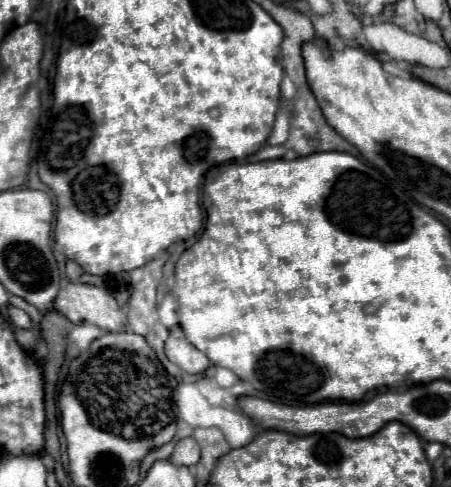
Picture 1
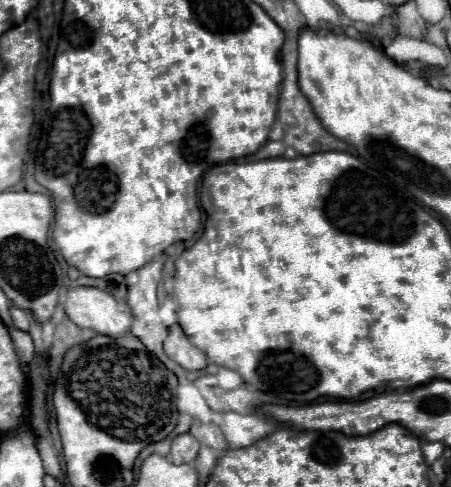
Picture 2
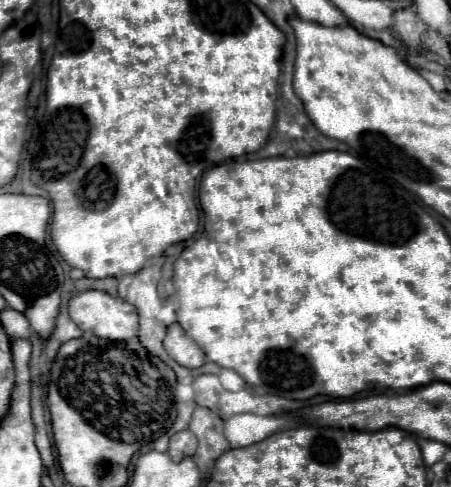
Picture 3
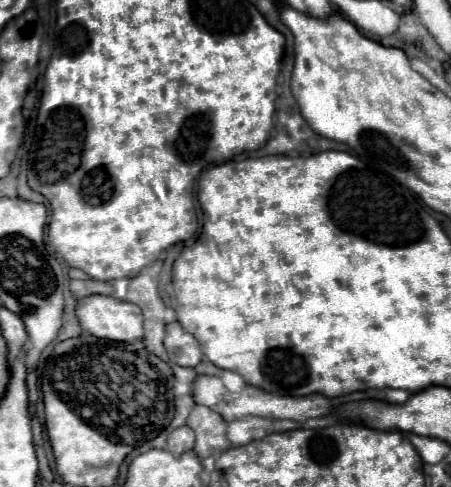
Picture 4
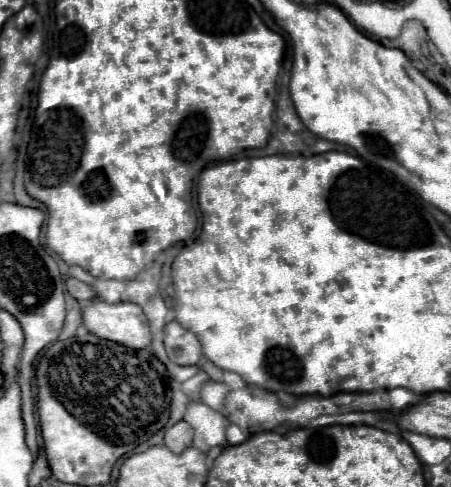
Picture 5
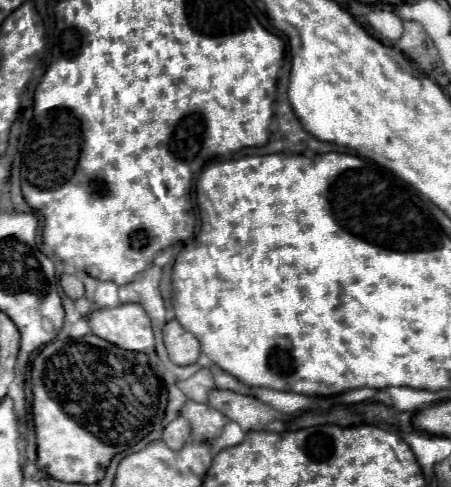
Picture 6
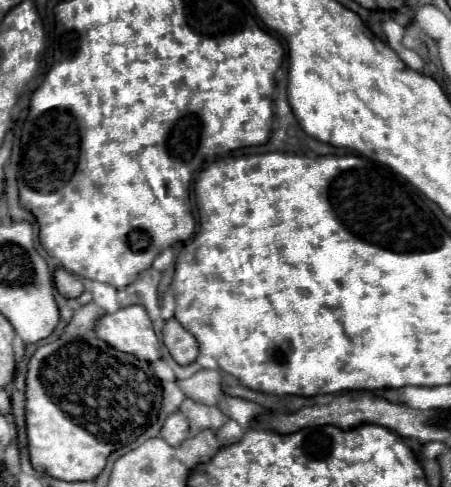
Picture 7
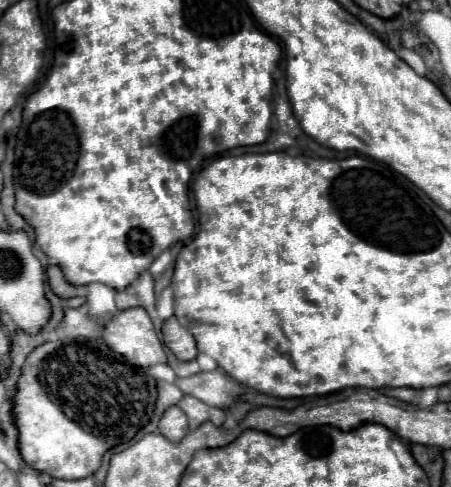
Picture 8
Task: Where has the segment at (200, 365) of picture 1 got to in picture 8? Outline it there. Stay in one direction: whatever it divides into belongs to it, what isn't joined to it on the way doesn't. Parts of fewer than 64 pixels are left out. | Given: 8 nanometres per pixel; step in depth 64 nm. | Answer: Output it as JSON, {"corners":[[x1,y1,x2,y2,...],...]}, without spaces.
{"corners":[[174,316,164,322,162,336,164,336,164,344,172,350,172,354,178,360,188,362,188,360,194,360,196,358,198,350,196,350,194,336]]}

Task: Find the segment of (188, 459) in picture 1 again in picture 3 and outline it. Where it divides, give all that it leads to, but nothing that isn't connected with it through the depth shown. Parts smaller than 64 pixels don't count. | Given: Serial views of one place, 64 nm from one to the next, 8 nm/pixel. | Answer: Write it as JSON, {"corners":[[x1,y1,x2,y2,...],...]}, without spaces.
{"corners":[[182,430,182,432,176,432,172,438,170,438,170,448,168,448,168,454,174,462,180,462,188,456,192,456,196,452,198,444,196,444,196,436,192,436,192,432,188,430]]}

